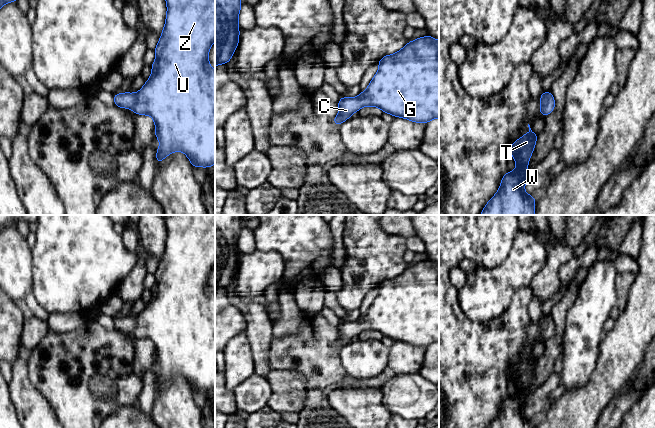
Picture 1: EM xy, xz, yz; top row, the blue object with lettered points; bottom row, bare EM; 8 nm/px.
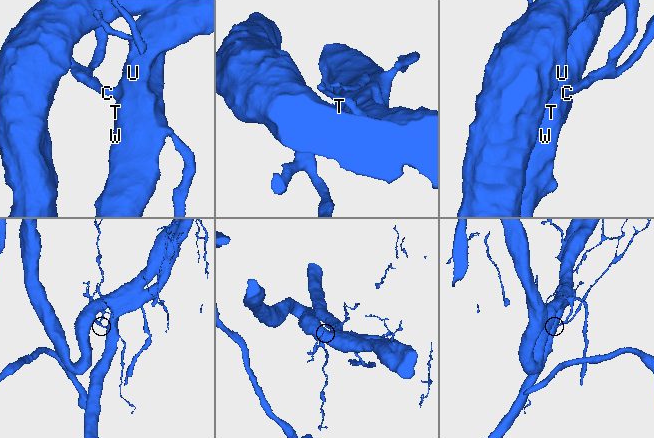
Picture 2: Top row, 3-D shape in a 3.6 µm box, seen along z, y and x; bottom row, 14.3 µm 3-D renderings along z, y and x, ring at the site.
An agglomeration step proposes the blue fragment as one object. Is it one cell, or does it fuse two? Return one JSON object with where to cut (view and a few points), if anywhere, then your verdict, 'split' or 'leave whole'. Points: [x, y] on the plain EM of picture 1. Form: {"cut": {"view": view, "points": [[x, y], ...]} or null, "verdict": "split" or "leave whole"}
{"cut": null, "verdict": "leave whole"}

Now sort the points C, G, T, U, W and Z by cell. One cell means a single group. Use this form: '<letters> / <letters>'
C G T U W Z

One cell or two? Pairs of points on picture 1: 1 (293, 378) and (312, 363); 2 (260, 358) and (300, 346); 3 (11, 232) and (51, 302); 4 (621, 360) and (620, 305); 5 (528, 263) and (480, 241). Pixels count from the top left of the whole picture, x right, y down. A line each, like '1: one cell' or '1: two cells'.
1: two cells
2: two cells
3: two cells
4: two cells
5: two cells

